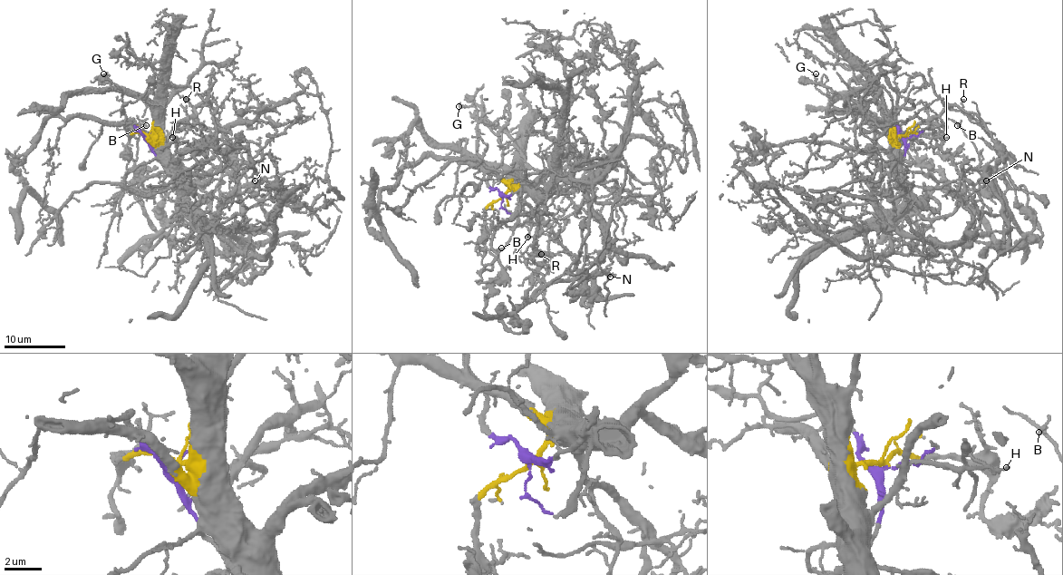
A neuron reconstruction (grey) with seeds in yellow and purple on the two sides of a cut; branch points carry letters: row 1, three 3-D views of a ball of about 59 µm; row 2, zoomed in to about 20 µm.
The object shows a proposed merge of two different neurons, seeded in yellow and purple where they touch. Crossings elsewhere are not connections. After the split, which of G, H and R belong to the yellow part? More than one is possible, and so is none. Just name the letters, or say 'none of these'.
H, R

